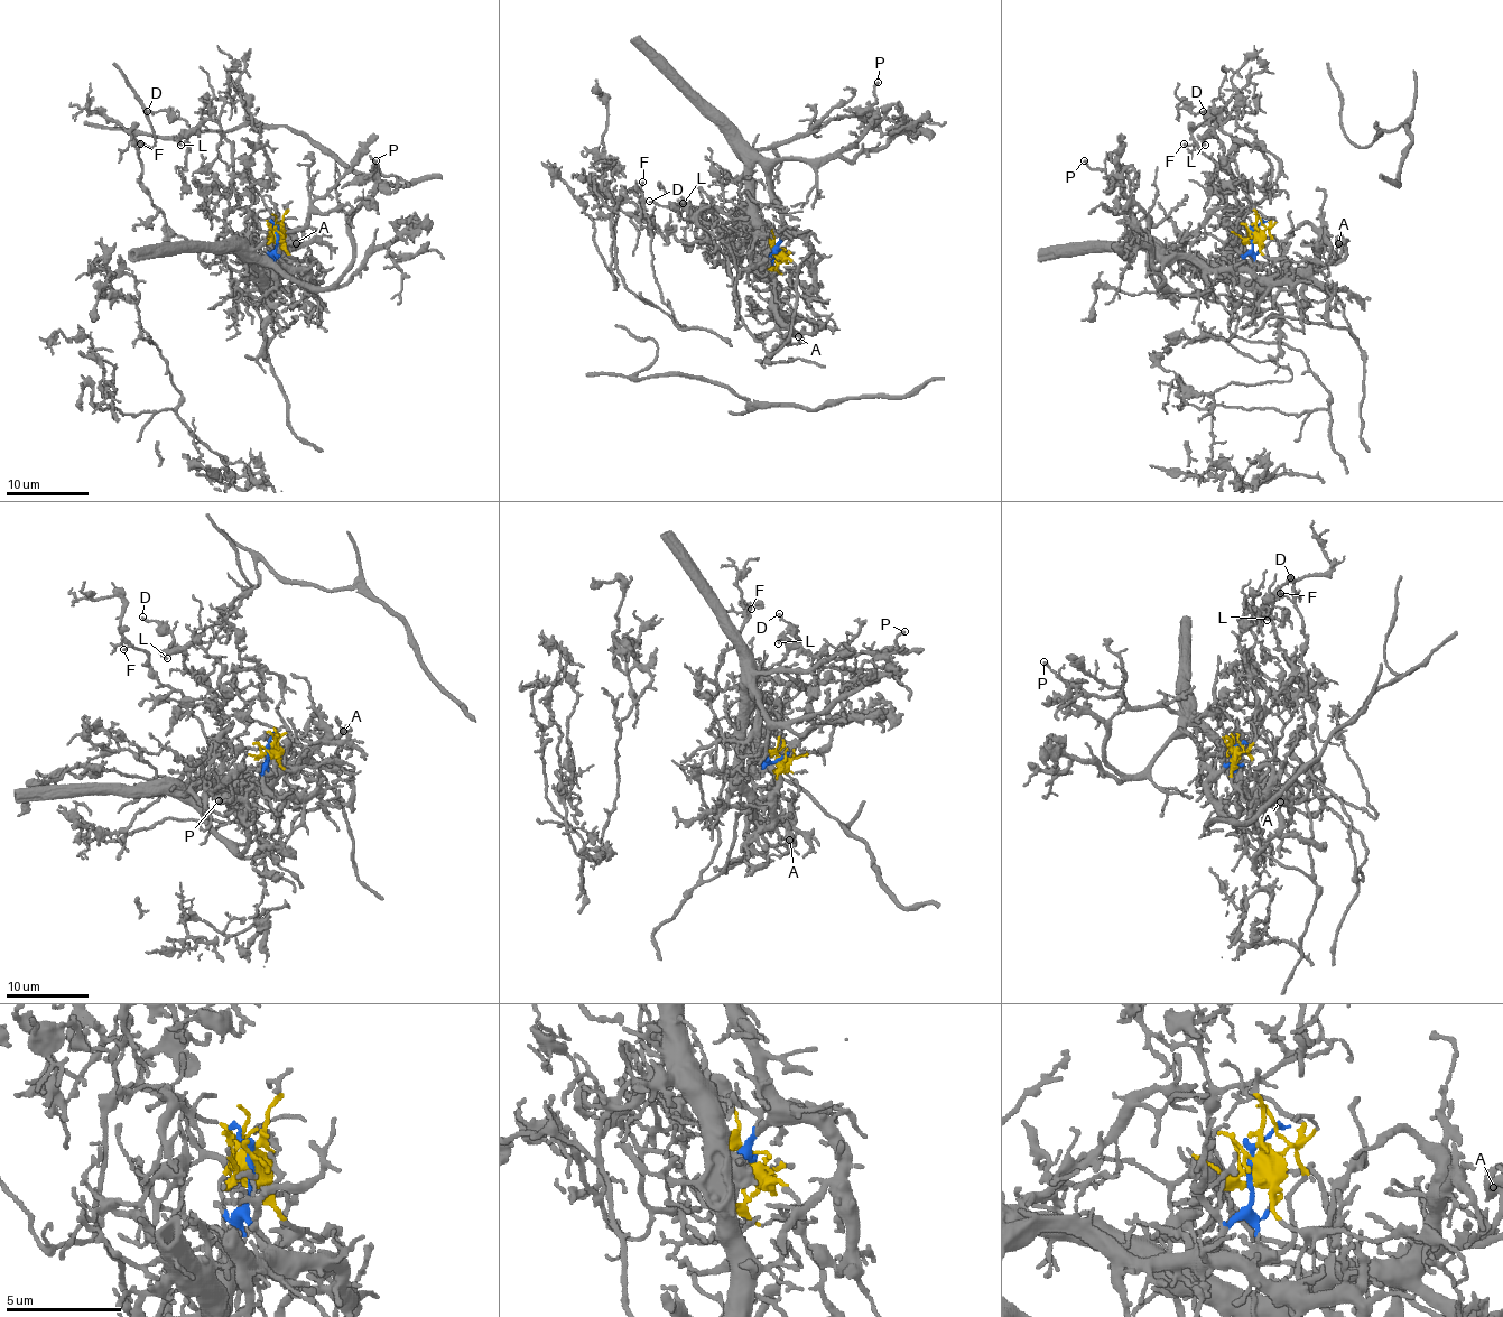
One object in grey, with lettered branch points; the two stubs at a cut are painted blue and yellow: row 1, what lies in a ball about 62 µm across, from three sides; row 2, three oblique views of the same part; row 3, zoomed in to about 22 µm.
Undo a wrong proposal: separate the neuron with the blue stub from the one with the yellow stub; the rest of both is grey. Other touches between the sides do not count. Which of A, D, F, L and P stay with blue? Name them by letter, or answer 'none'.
A, P

